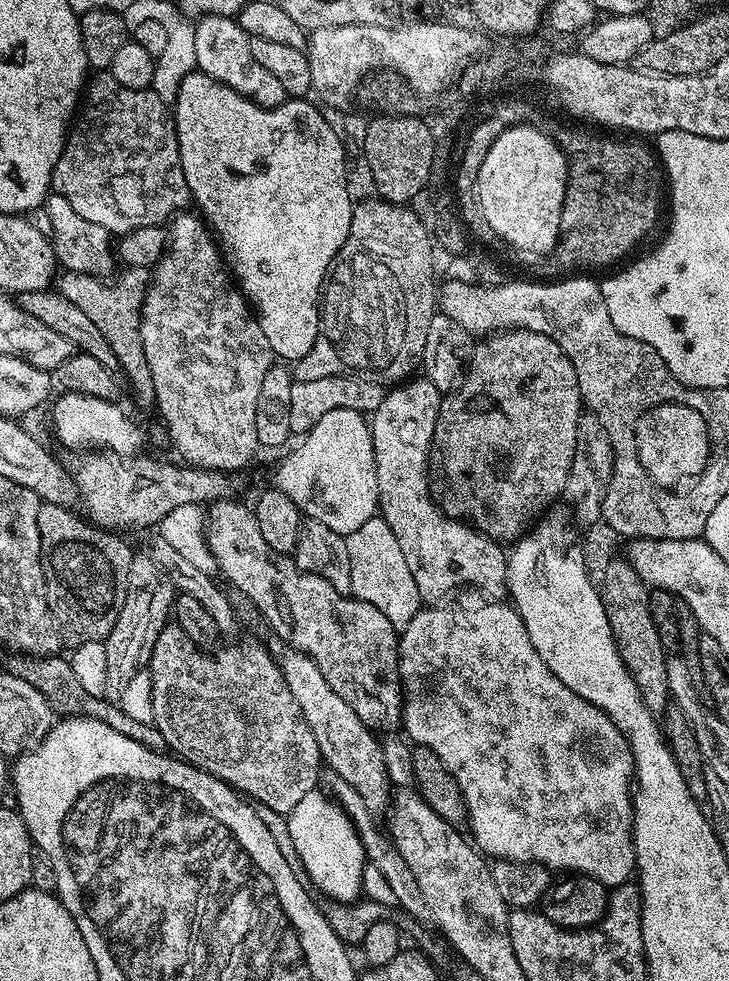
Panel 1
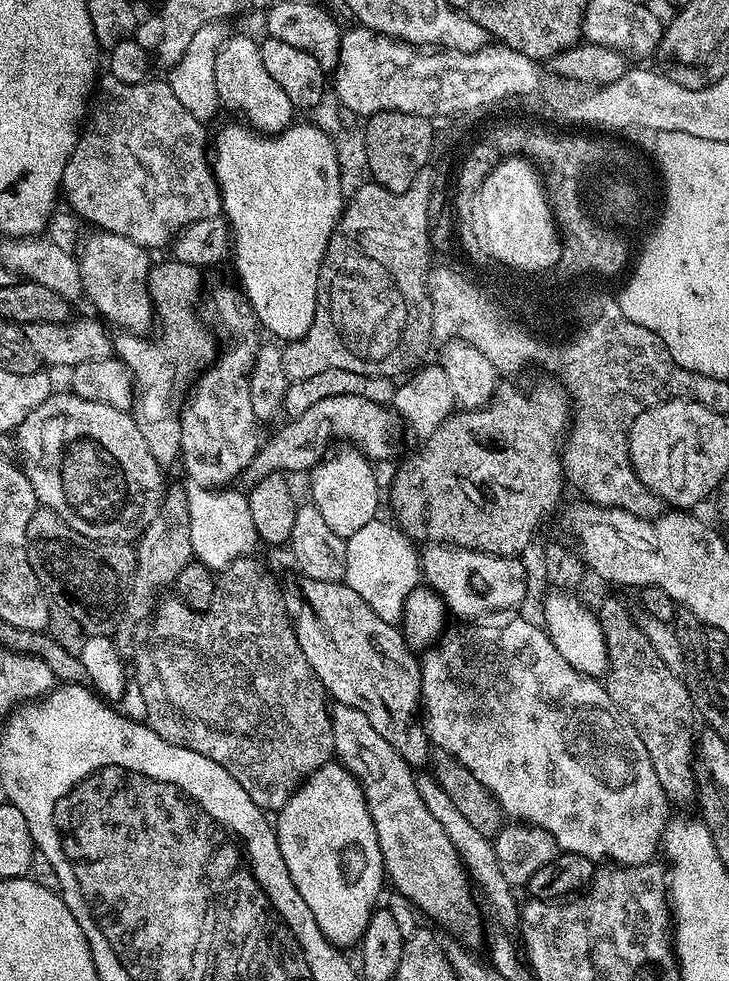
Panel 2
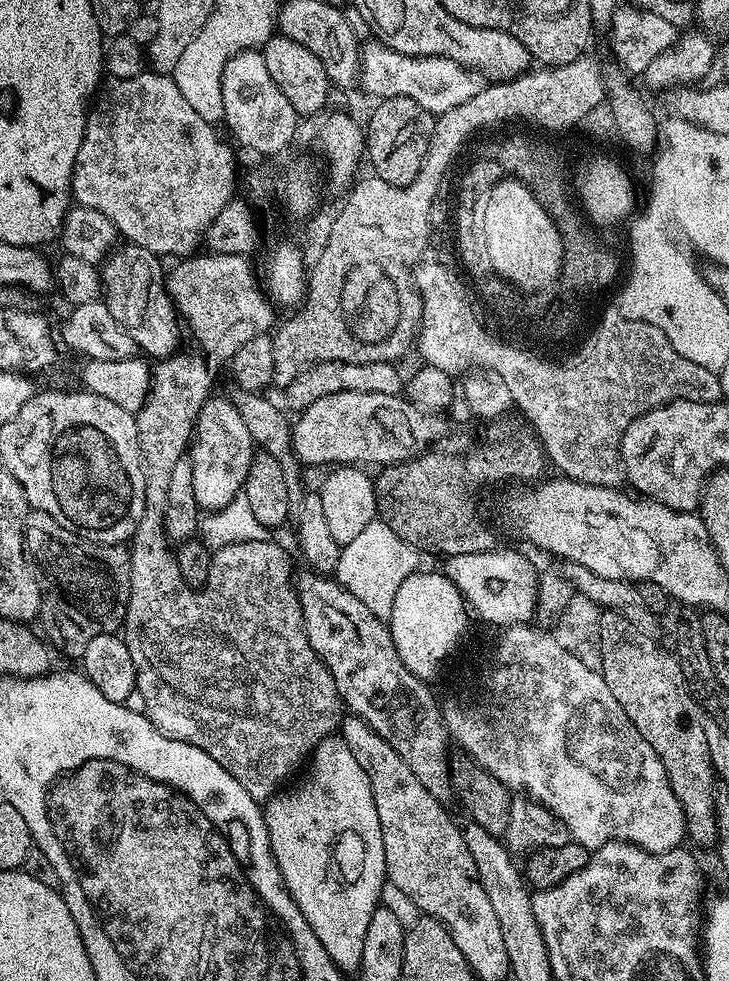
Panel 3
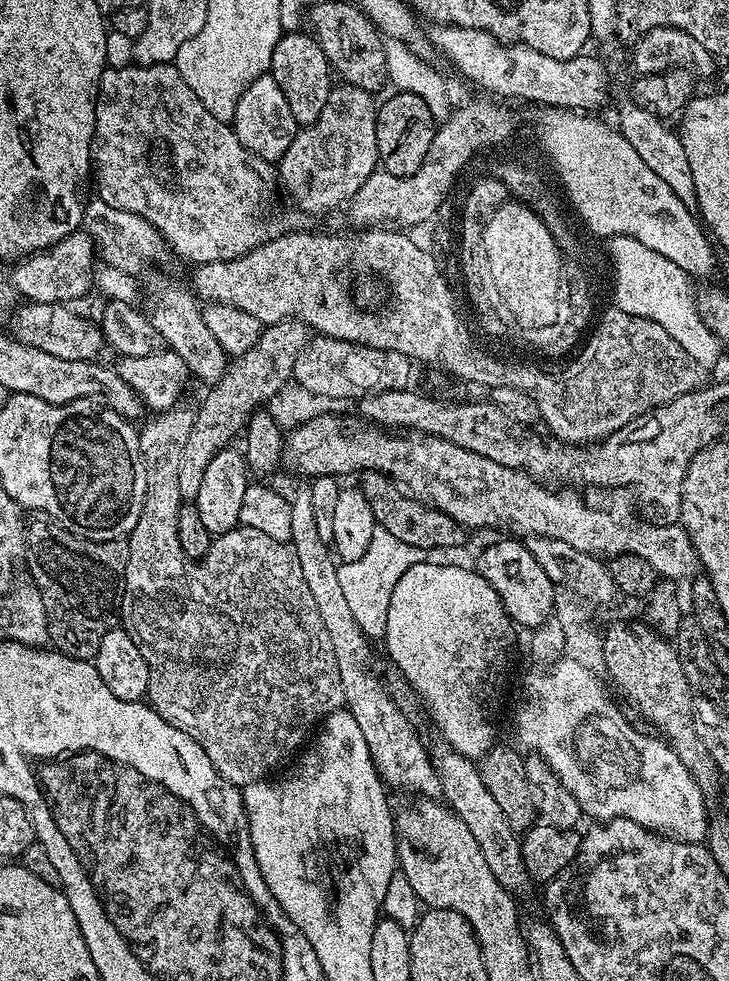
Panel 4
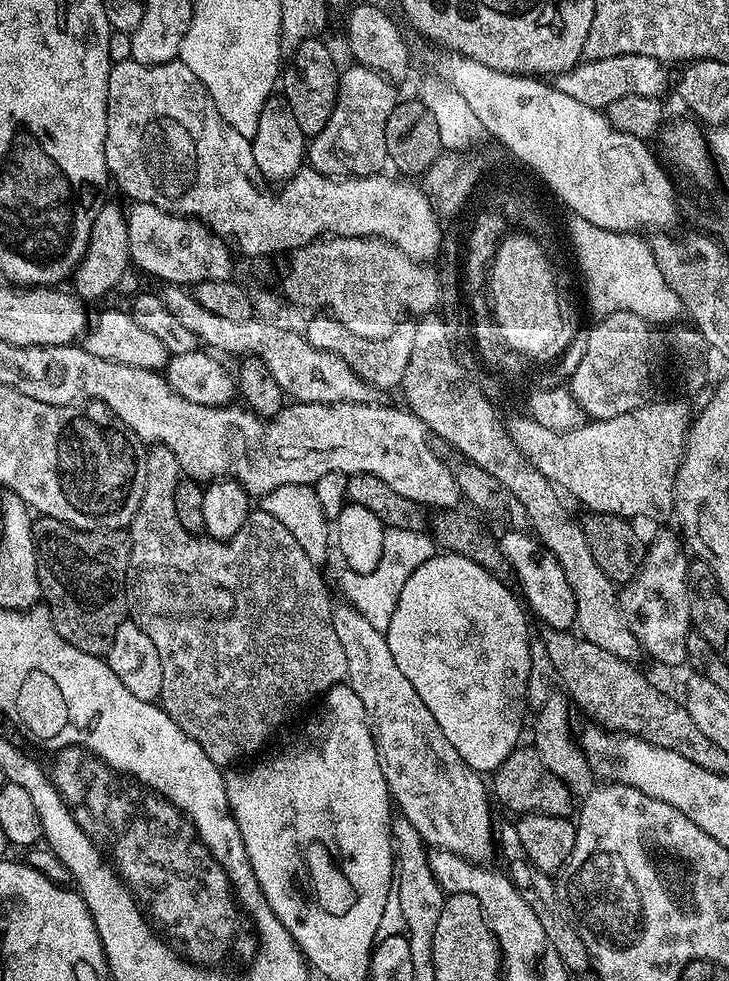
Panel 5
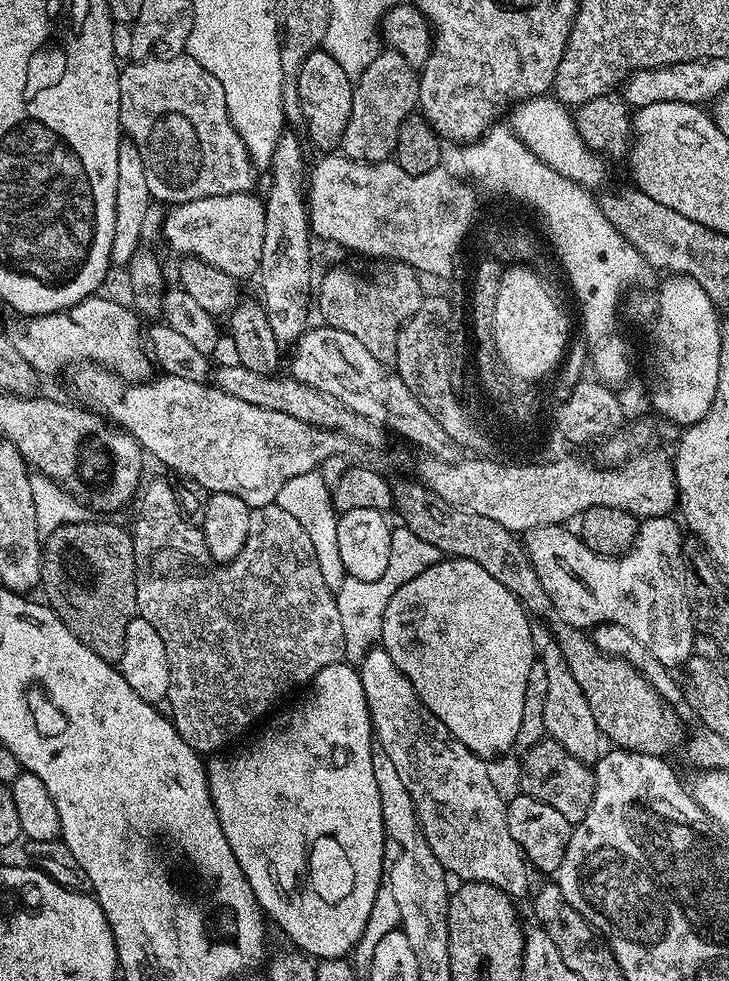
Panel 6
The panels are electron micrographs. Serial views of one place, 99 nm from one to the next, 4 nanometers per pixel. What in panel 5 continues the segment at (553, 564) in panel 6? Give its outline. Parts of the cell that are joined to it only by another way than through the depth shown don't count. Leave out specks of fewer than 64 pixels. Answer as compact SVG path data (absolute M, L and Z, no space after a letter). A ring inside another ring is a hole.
M508 530L505 533L505 536L501 535L498 540L500 551L504 554L507 567L512 567L512 572L520 583L519 591L522 593L523 603L530 609L531 615L535 619L537 616L542 622L541 625L571 629L576 618L576 599L558 558L554 558L552 551L527 531ZM679 535L660 536L656 541L649 543L646 548L644 566L640 573L623 585L618 596L618 603L624 610L624 617L628 620L630 630L638 638L641 649L648 652L660 664L684 664L688 659L686 654L686 638L693 631L690 610L688 609L688 565L685 545Z

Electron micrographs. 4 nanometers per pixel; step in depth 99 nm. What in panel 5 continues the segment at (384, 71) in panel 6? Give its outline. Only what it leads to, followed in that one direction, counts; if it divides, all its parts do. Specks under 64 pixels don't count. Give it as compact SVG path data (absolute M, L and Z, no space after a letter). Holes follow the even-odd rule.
M364 65L350 66L340 72L336 104L331 111L330 121L326 122L318 135L311 137L306 158L313 169L327 176L379 175L388 164L386 123L398 103L398 95L394 90L395 85L380 72Z

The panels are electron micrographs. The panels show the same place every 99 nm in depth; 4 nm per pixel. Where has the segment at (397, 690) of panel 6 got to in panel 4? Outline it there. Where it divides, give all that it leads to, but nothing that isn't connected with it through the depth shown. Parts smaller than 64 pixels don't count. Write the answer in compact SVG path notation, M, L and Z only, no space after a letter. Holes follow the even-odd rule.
M308 486L290 492L290 534L290 543L296 549L298 562L302 565L302 576L306 578L306 586L310 586L310 594L314 594L314 602L320 607L326 634L330 634L330 642L334 646L334 658L338 658L338 674L342 674L344 703L366 737L381 779L391 787L394 785L398 788L408 786L435 789L438 781L427 745L424 746L401 708L388 697L388 692L380 685L379 678L368 669L373 645L360 629L349 603L346 602L344 591L338 582L337 557L330 545L322 542L322 537L318 534L318 525L314 519L314 502L310 502Z

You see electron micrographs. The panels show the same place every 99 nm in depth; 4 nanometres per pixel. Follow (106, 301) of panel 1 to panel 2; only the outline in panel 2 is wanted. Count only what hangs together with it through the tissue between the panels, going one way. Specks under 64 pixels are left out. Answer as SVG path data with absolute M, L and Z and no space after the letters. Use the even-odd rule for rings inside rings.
M167 258L161 264L153 263L148 270L148 293L152 299L155 319L158 324L160 320L164 327L164 340L155 344L152 340L144 340L148 338L143 335L125 330L114 340L114 355L130 370L132 387L138 393L134 400L136 425L138 430L142 430L142 438L146 438L146 446L150 446L150 454L154 454L162 466L180 460L182 393L197 375L201 367L200 360L212 362L218 356L215 342L204 333L203 326L192 313L192 303L200 292L200 274L199 267L186 265L173 258Z

